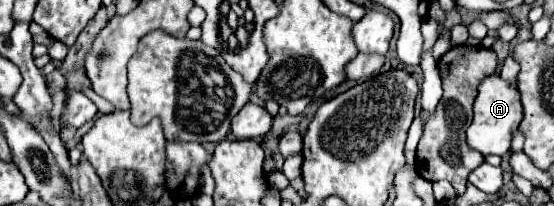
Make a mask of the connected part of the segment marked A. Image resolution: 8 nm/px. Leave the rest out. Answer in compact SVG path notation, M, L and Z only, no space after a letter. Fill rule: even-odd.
M498 74L488 76L482 80L478 88L478 96L474 102L474 120L466 130L466 142L472 150L478 150L484 156L486 154L504 156L510 150L512 130L518 128L520 122L522 122L522 102L518 88L512 88Z

